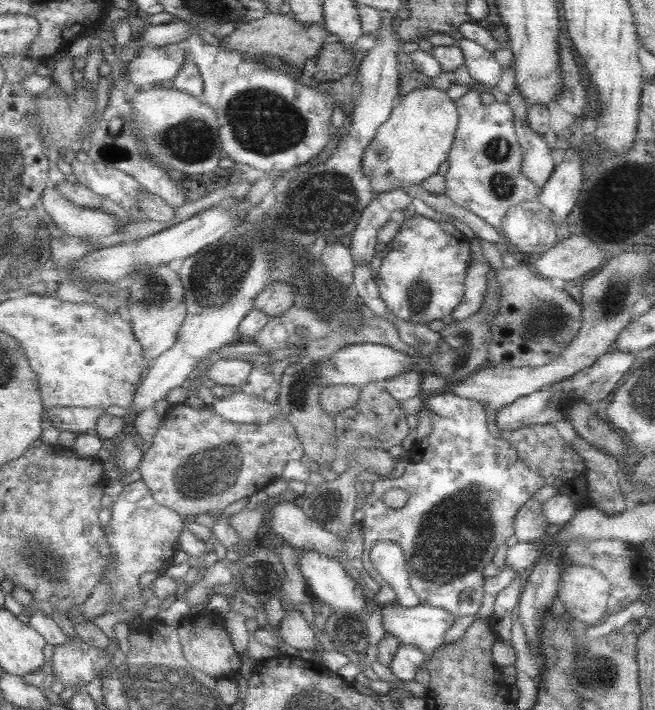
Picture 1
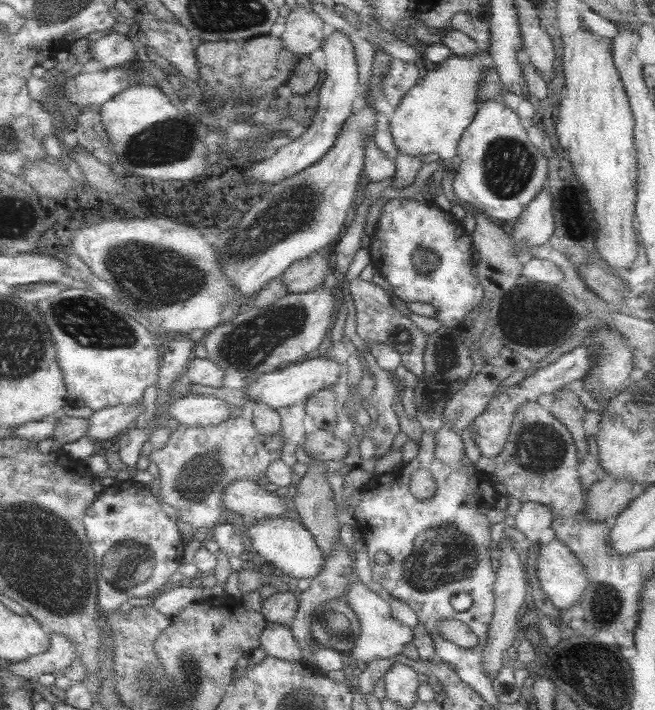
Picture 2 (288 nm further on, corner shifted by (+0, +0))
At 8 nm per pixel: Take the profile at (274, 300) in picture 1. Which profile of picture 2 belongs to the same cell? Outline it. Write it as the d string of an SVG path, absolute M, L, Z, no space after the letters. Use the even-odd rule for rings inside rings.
M327 252L295 262L283 274L291 294L299 296L299 294L307 294L307 292L311 292L315 288L321 288L325 278L327 278L327 274L329 274L329 268L333 270L333 266L329 262L331 262L331 258L329 258Z

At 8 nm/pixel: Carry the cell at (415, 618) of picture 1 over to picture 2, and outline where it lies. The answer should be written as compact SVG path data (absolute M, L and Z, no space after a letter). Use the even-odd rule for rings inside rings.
M359 578L353 582L353 586L345 592L345 600L351 604L351 608L357 612L359 620L361 620L361 636L355 642L357 648L347 656L349 664L353 668L361 668L365 664L371 664L375 660L389 660L397 654L403 654L405 646L413 640L413 628L411 626L403 626L403 622L399 622L393 614L393 606L391 600L383 600L377 592L369 590L367 584L363 584Z

